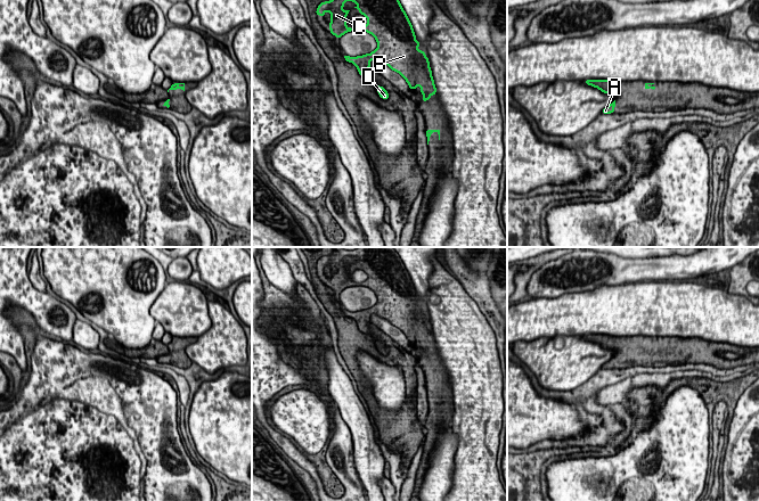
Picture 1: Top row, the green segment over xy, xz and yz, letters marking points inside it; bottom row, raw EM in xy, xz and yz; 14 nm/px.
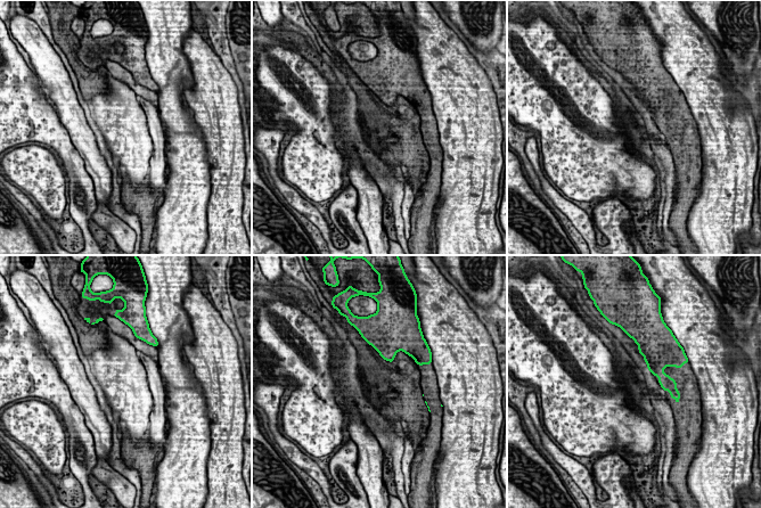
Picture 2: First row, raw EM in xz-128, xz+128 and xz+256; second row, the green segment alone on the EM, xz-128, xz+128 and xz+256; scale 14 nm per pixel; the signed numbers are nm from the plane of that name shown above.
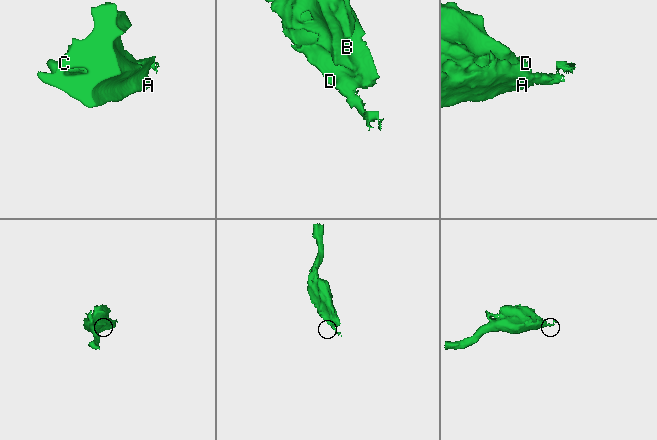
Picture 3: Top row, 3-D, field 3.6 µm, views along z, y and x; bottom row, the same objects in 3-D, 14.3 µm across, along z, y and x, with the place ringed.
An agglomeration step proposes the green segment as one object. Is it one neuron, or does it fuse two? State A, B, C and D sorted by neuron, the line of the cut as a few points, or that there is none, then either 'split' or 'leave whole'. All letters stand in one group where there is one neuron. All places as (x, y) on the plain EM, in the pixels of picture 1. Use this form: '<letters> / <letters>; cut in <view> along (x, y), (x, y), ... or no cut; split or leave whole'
A B C D; no cut; leave whole

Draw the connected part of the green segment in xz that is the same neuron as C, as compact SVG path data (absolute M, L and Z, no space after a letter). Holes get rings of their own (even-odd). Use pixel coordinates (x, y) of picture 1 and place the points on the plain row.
M333 247L333 254L321 257L316 269L325 271L326 266L330 269L329 286L337 294L352 286L367 287L375 293L377 303L370 309L343 311L357 322L362 332L370 334L370 317L376 314L399 328L411 345L419 342L423 356L436 350L426 307L418 305L421 297L416 295L413 280L393 247L357 247L353 250ZM346 256L356 257L354 263L367 273L368 278L364 282L346 281L346 271L350 266L343 264Z

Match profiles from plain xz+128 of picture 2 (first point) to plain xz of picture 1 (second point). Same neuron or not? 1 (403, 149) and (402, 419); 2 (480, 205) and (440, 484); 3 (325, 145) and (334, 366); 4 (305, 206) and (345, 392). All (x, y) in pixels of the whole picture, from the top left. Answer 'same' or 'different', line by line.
1: same
2: different
3: different
4: different

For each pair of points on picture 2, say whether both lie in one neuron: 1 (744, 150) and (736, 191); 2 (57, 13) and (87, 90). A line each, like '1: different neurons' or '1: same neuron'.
1: same neuron
2: same neuron

